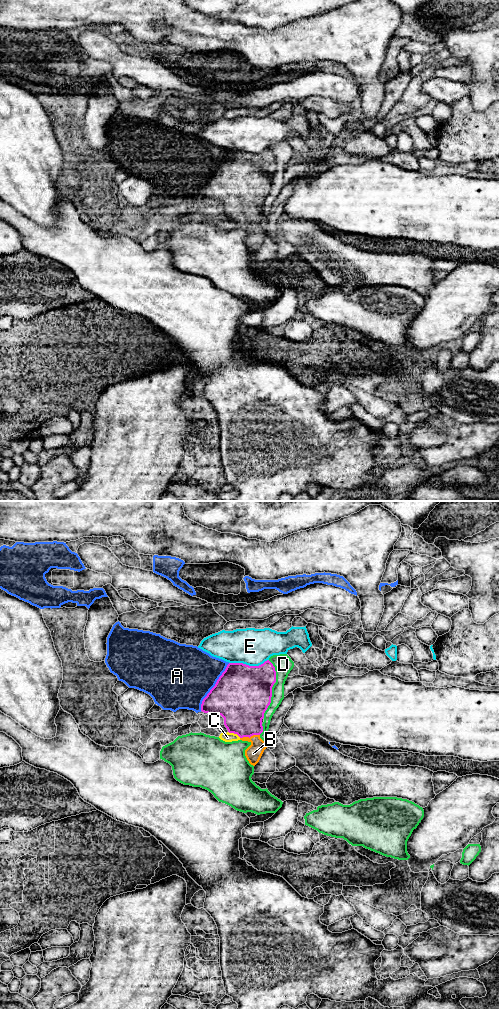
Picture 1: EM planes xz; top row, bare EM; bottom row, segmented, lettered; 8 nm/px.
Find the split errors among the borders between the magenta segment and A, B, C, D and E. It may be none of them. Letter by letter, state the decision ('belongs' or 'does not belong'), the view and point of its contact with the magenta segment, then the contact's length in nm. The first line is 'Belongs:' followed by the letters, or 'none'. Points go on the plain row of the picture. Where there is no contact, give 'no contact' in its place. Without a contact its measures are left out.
Belongs: B
A: does not belong; contact xz (213, 175); length 440 nm
B: belongs; contact xz (249, 225); length 160 nm
C: does not belong; contact xz (234, 221); length 120 nm
D: does not belong; contact xz (270, 189); length 280 nm
E: does not belong; contact xz (248, 153); length 320 nm

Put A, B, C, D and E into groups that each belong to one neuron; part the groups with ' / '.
A C / B / D / E

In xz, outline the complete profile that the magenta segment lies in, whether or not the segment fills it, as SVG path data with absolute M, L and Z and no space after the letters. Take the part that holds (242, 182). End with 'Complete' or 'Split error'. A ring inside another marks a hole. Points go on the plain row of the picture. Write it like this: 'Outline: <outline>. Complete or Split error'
Outline: M269 148L259 154L229 151L201 192L202 200L221 203L229 221L251 231L245 244L253 254L267 236L260 222L275 170L275 155Z. Split error

